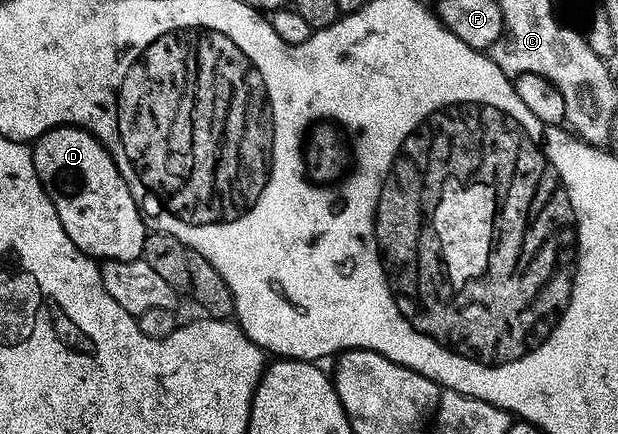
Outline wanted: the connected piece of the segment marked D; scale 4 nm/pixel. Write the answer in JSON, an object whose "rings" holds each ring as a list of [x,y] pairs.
{"rings":[[[56,127],[33,147],[37,177],[69,233],[69,241],[96,261],[142,259],[149,228],[113,157],[82,127]]]}

